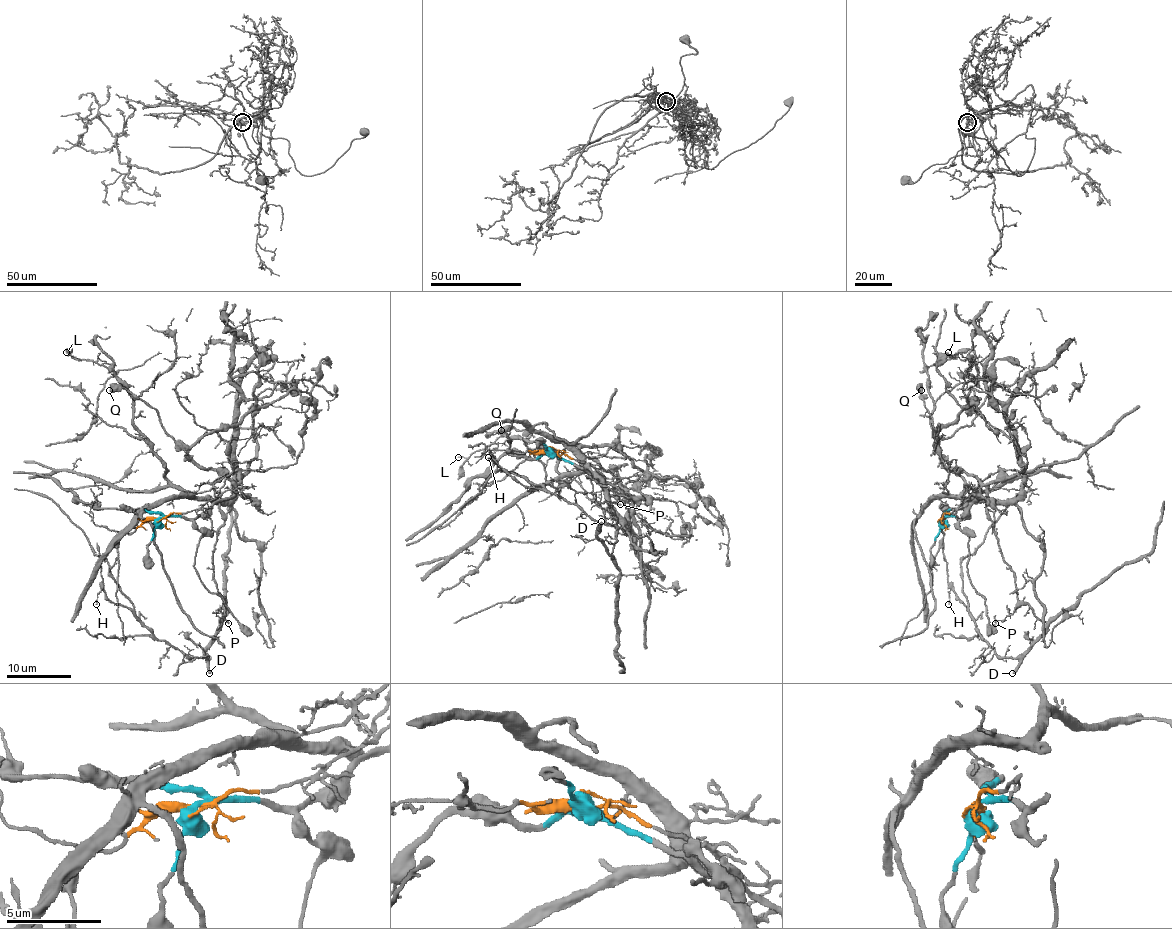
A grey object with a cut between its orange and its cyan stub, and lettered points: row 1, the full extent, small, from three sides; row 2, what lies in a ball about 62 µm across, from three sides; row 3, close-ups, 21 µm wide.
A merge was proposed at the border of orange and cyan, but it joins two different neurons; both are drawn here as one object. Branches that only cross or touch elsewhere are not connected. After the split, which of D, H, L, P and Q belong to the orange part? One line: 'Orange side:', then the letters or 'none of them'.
Orange side: L

